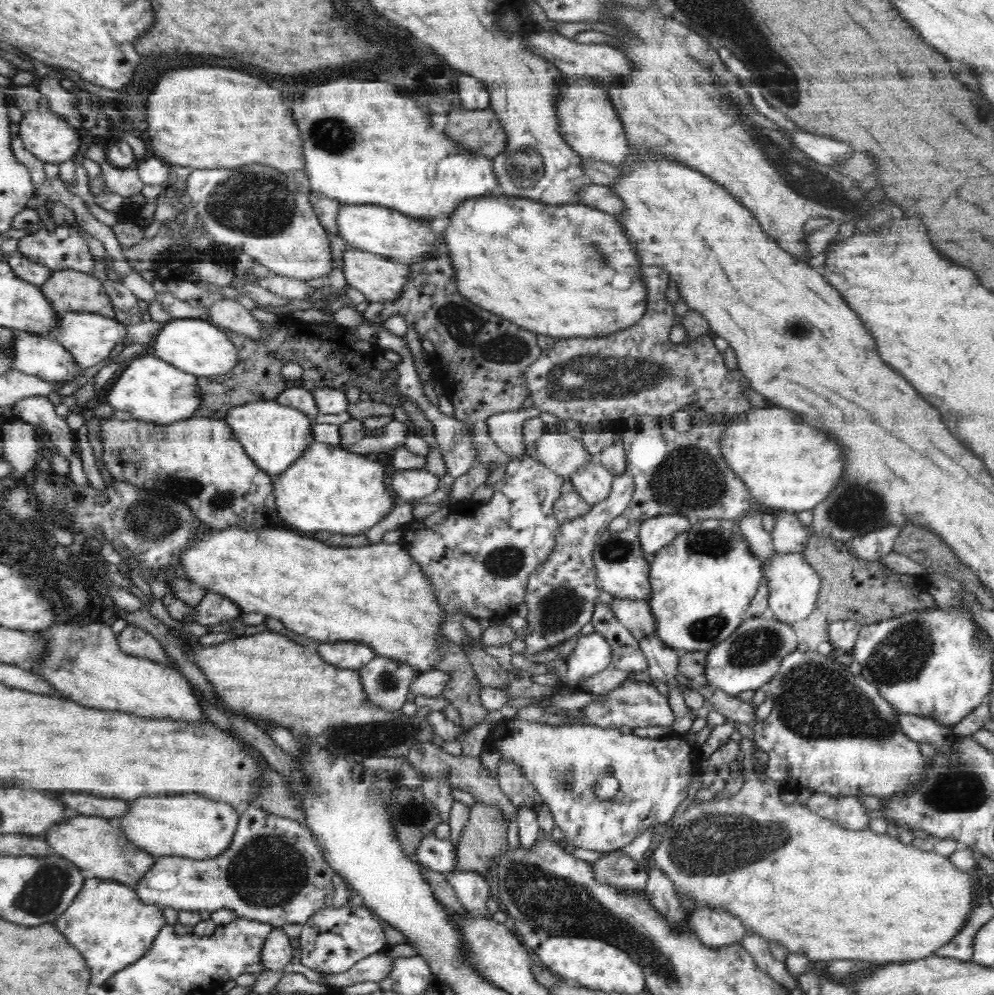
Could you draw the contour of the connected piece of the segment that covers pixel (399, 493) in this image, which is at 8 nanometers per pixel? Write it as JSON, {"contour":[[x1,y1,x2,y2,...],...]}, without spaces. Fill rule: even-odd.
{"contour":[[425,468,394,471,390,486,399,502,410,503,432,494,443,483]]}

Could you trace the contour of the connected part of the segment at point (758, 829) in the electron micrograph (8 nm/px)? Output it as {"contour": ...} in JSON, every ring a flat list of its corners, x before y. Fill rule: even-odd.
{"contour":[[742,737,739,742,740,751,743,754,743,779,744,784,737,794,724,798,712,804,710,801,704,801,700,806,692,804,686,814,682,814,678,820,670,822,670,828,664,832,663,836,658,836,659,846,652,851,655,860,655,866,660,871,666,873,666,876,674,884,678,891,678,896,694,899,696,907,701,908,704,905,710,905,714,909,720,909,732,913,738,917,742,924,751,934,764,937,767,941,776,940,782,946,785,946,792,954,800,954,811,961,852,961,868,960,868,962,910,962,928,958,937,954,938,951,948,944,963,929,966,924,966,918,972,908,972,889,970,874,960,871,956,865,950,862,945,856,932,851,923,851,914,848,911,844,903,844,897,838,892,838,886,834,879,834,871,829,866,830,848,830,829,818,822,818,812,810,806,809,806,806,795,802,792,805,786,805,780,800,780,793,776,792,776,782,760,781,754,772,754,742,752,739]]}

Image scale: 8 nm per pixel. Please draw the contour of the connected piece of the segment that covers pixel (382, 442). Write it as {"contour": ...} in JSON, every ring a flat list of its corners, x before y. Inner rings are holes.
{"contour":[[394,418,380,430,366,434,356,444,352,444,350,451,358,454,388,452,395,448,404,447,406,434,408,434,408,424]]}

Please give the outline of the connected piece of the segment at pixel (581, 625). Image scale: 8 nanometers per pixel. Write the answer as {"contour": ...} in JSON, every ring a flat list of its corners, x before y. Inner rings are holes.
{"contour":[[628,471,615,474,608,498,602,499,602,502,598,502,582,517,561,523,557,549,554,550,553,556,528,577,528,593,525,598,528,614,525,632,522,635,526,643,524,656,541,654,564,640,574,638,574,634,580,634,580,630,587,630,585,625,590,622,595,604,603,595,597,583,592,554,598,538,630,504,634,488,634,477]]}

